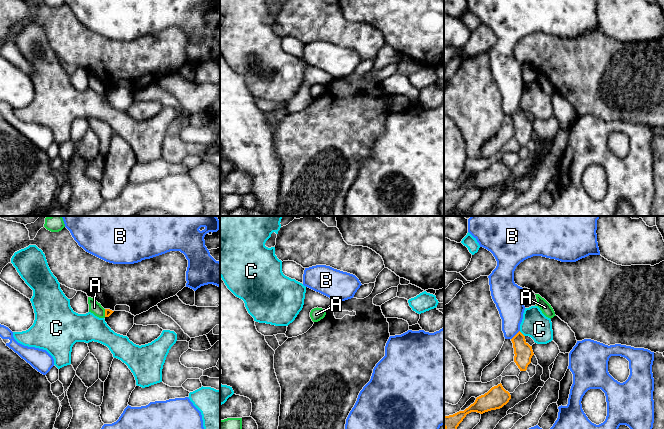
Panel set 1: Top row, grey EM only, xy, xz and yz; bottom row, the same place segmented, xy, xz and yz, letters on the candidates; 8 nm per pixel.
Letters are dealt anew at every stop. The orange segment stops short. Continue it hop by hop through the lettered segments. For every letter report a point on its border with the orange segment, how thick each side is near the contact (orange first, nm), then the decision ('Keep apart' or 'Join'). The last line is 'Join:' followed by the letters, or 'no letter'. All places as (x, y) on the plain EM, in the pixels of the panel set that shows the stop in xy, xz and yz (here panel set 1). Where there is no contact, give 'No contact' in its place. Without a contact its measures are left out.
A: Touches orange at xy (105, 89). Thickness 60 nm (orange) against 100 nm. Keep apart
B: Touches orange at yz (515, 111). Thickness 150 nm (orange) against 220 nm. Keep apart
C: Touches orange at yz (522, 110). Thickness 150 nm (orange) against 220 nm. Keep apart
Join: no letter

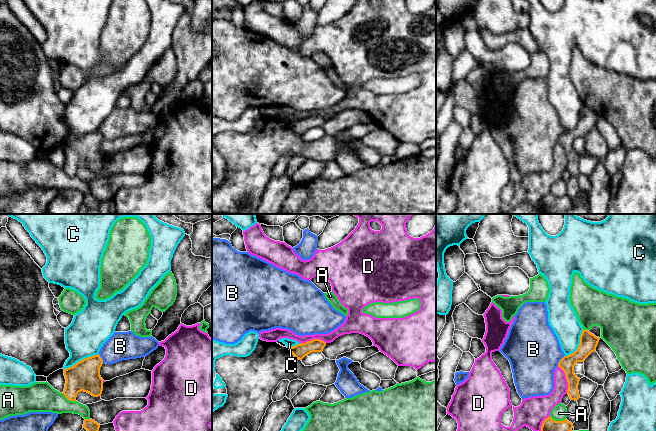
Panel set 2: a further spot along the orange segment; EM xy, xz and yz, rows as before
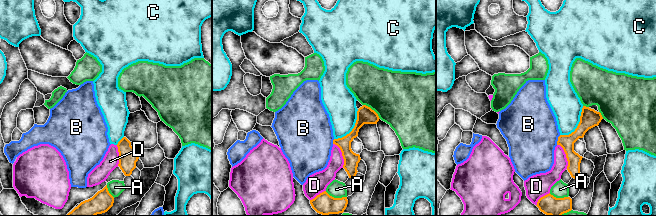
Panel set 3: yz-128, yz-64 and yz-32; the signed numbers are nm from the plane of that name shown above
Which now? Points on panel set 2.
A: Touches orange at yz (557, 197). Thickness 150 nm (orange) against 130 nm. Keep apart
B: Touches orange at yz (559, 137). Thickness 120 nm (orange) against 440 nm. Keep apart
C: Touches orange at xy (81, 136). Thickness 240 nm (orange) against 320 nm. Keep apart
D: Touches orange at yz (567, 156). Thickness 120 nm (orange) against 130 nm. Keep apart
Join: no letter

